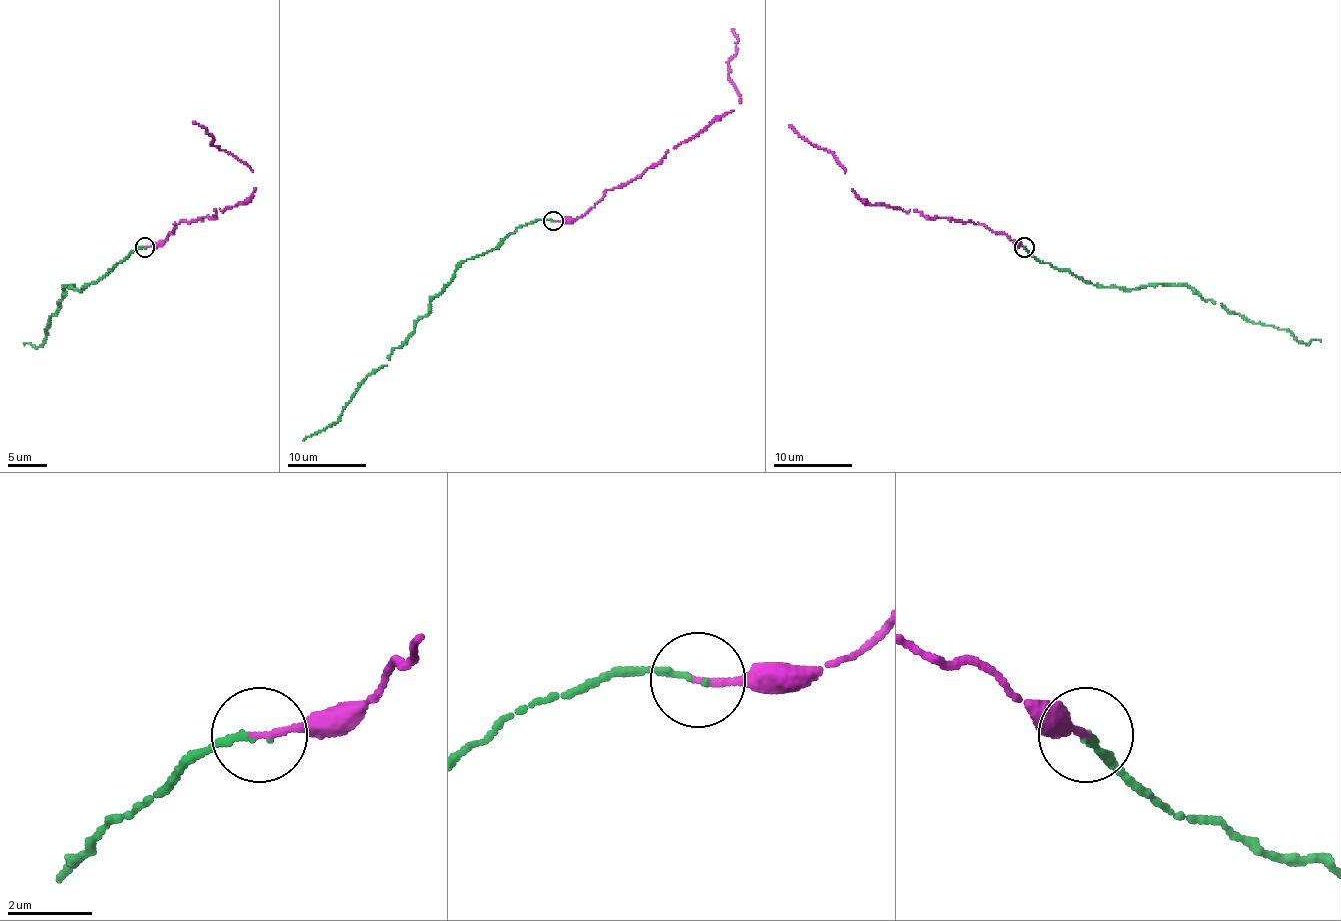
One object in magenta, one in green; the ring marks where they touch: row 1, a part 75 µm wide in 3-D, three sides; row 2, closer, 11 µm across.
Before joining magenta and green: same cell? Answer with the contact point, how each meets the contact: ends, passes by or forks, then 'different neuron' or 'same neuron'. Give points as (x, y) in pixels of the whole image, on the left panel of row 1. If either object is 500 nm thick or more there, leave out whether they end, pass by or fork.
(144, 247) | magenta ends | green ends | same neuron

